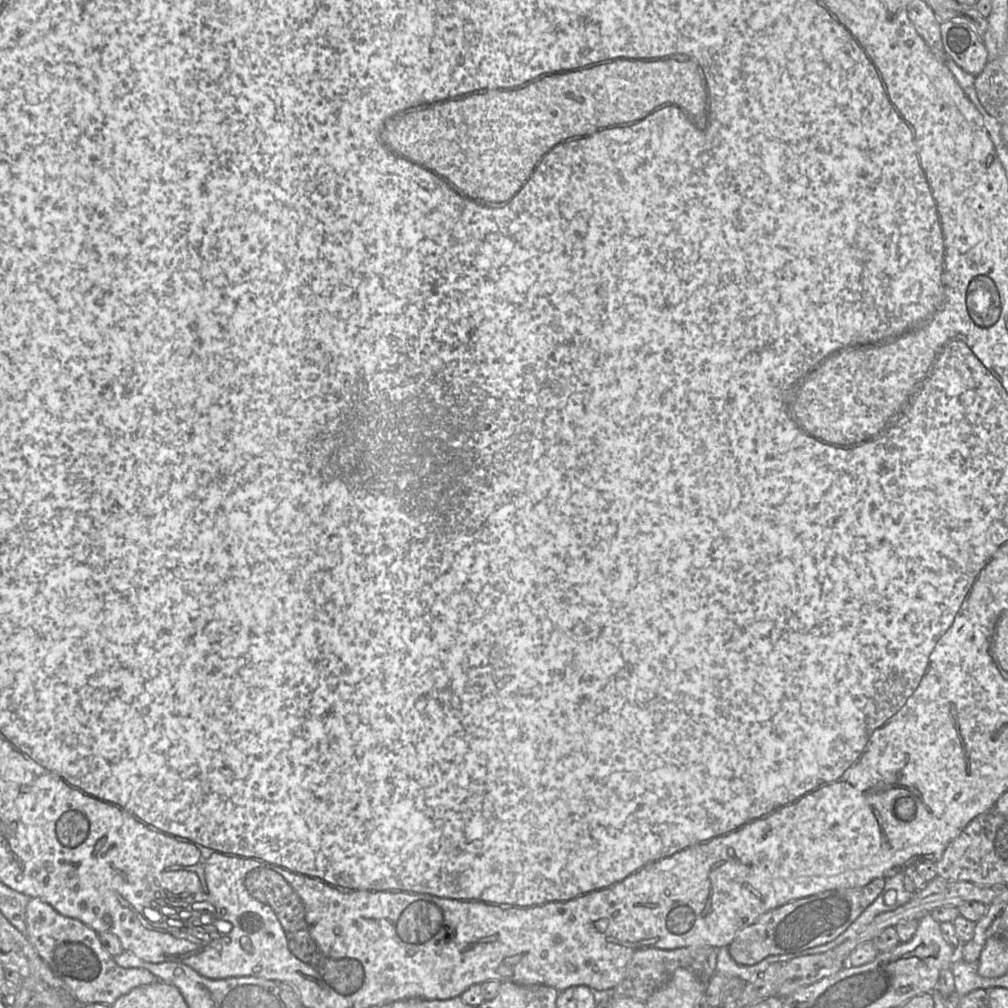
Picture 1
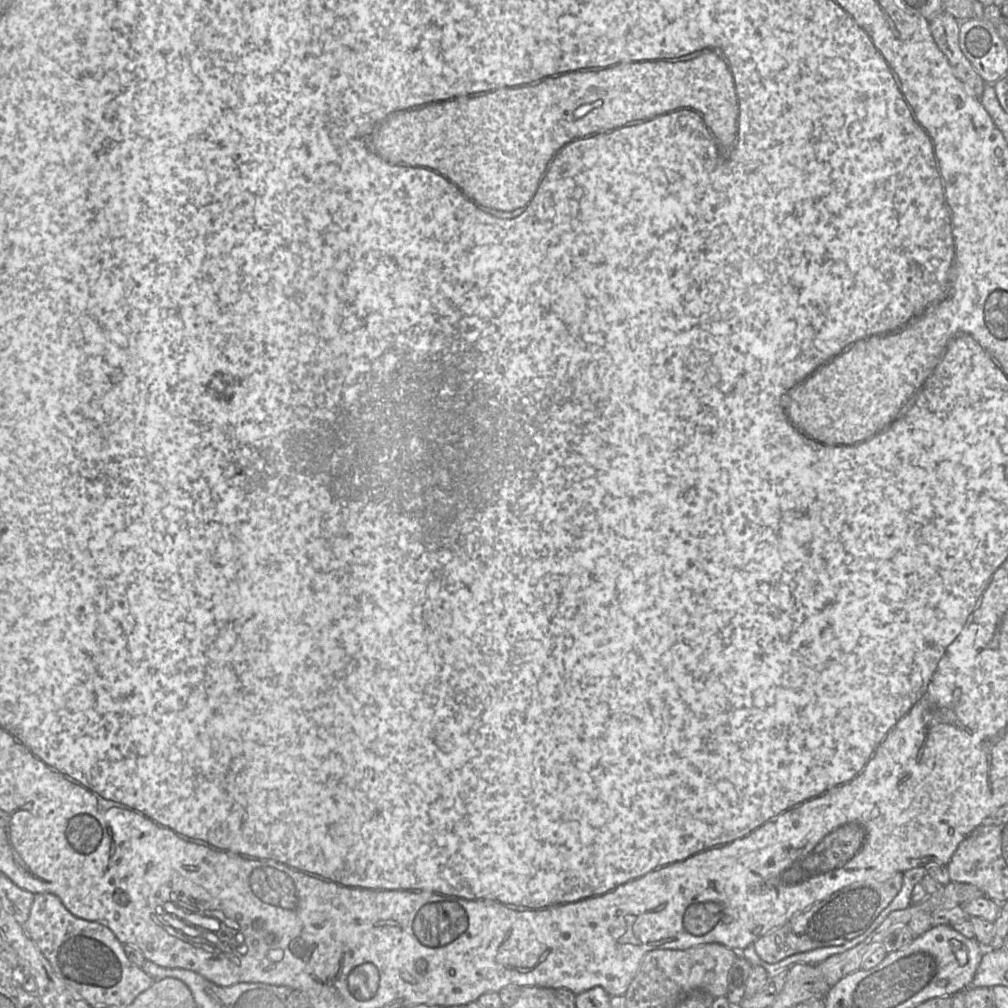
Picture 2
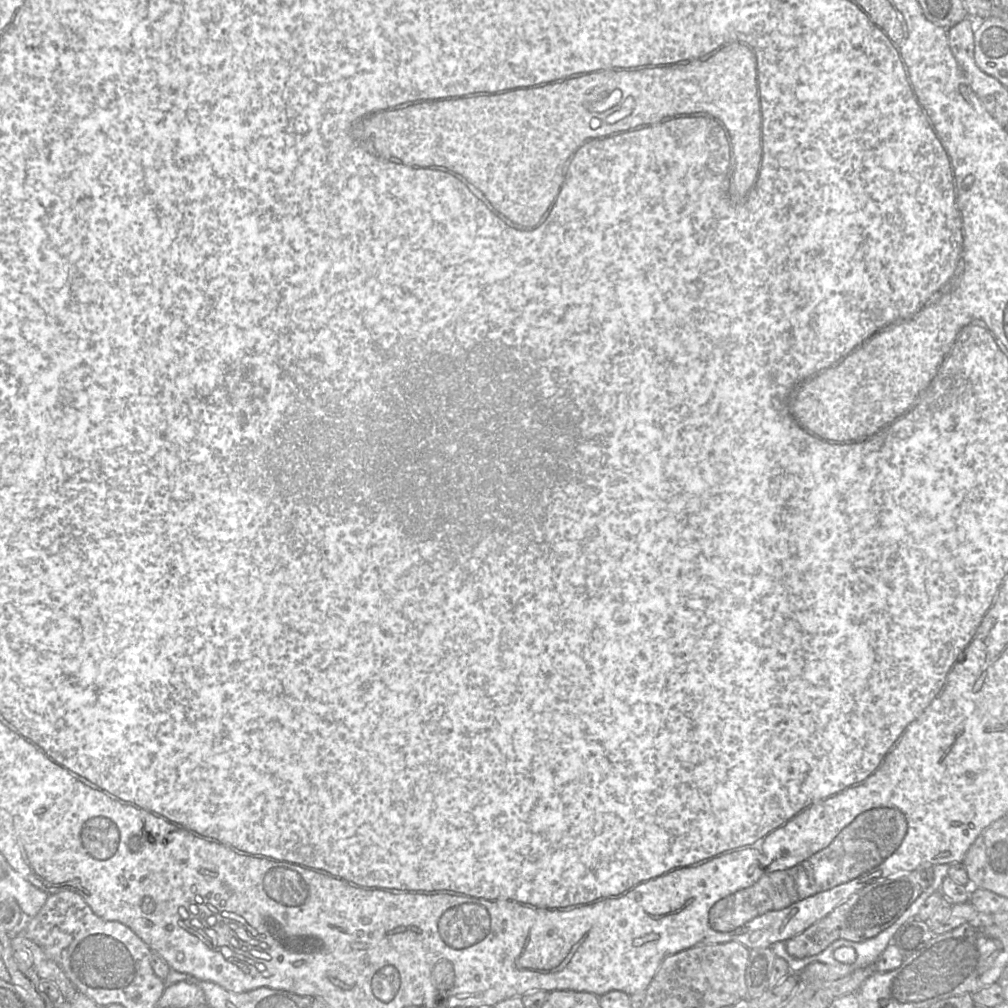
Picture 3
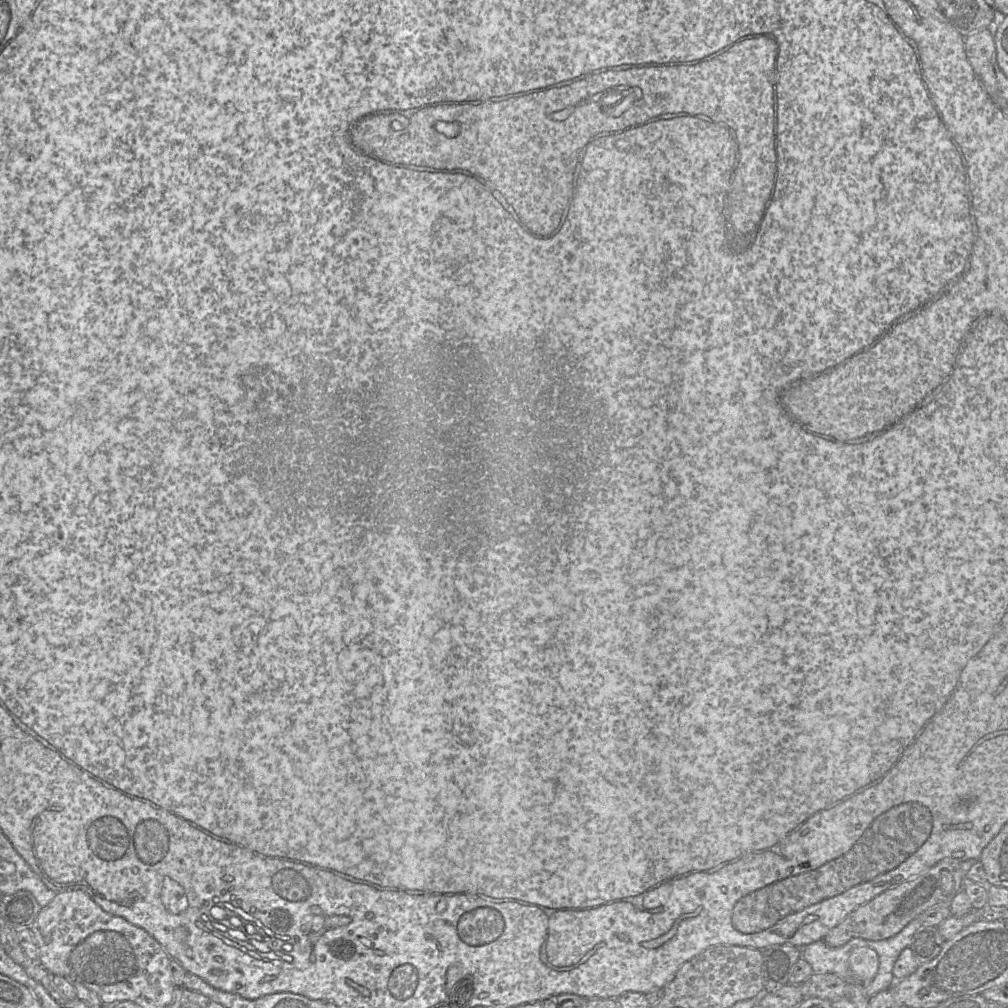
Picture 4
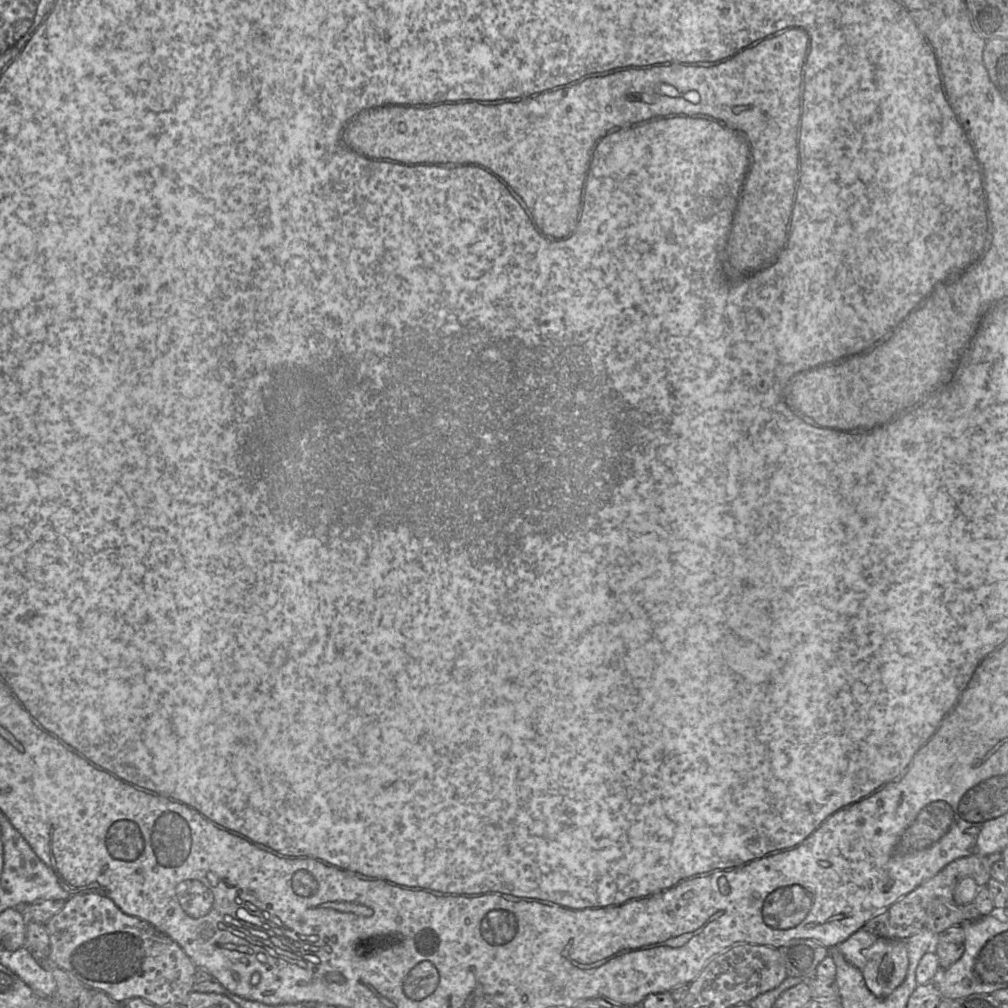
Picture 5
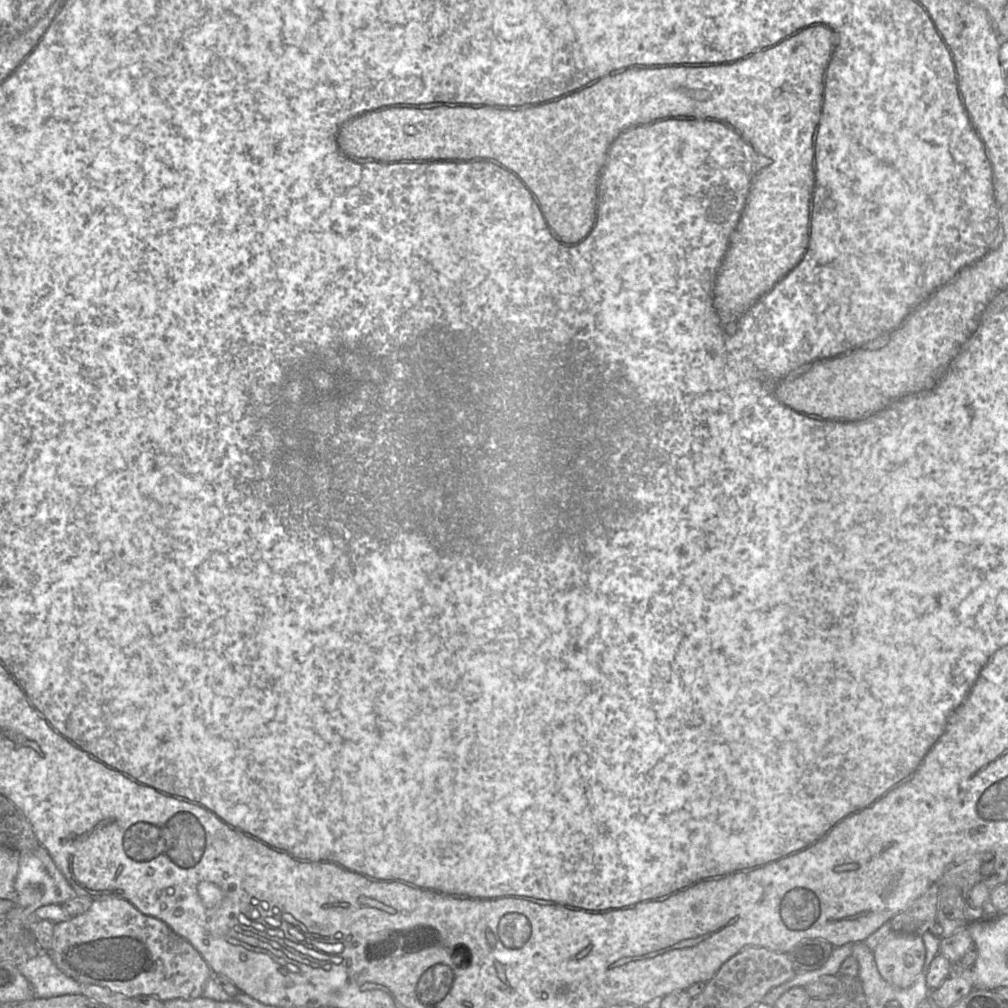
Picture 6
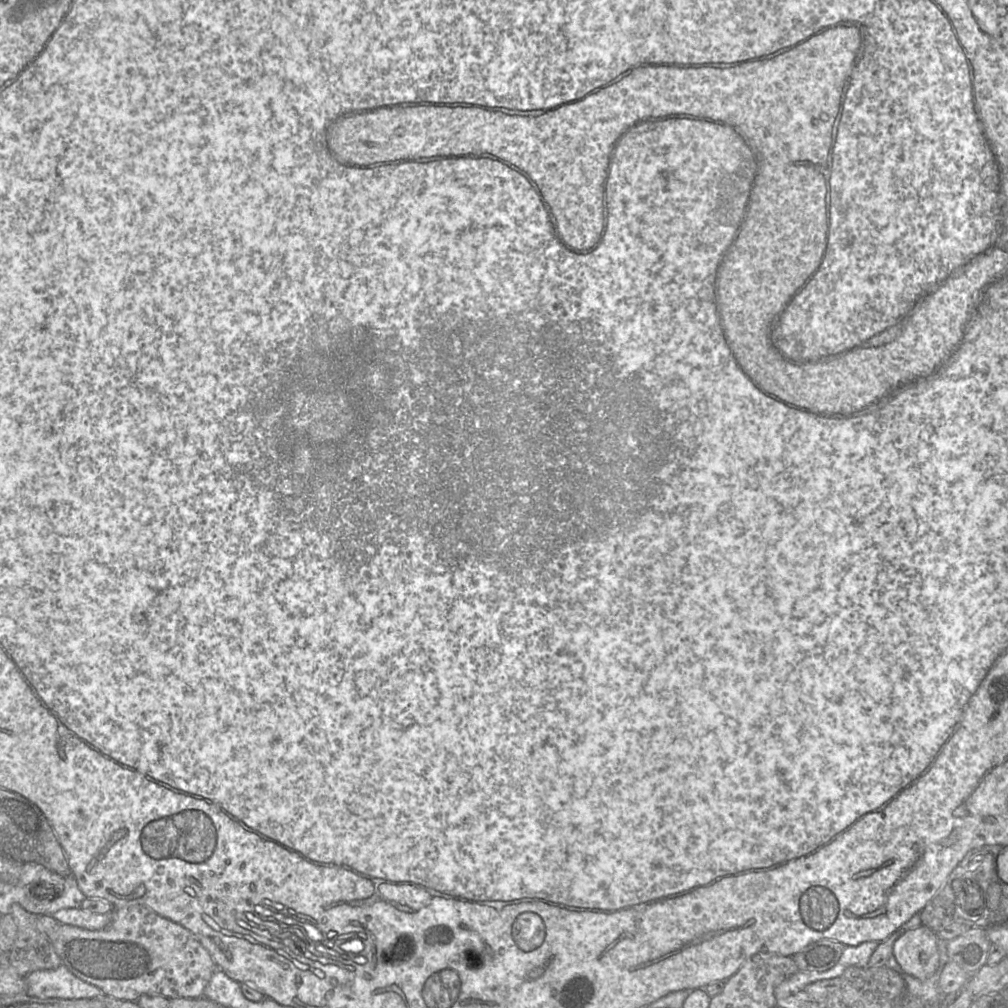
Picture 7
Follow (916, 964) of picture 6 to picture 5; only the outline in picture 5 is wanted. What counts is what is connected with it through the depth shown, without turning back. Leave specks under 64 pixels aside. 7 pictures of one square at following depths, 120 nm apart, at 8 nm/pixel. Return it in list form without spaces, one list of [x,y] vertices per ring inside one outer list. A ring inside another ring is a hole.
[[[860,929],[840,943],[836,948],[831,949],[837,949],[848,963],[861,970],[865,985],[877,998],[885,998],[890,995],[906,978],[909,959],[905,940],[887,940],[878,938],[873,933],[865,929]]]

